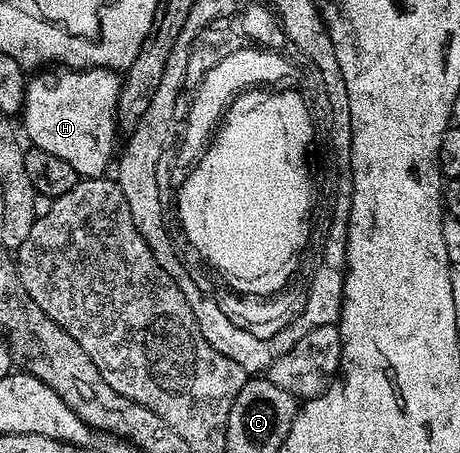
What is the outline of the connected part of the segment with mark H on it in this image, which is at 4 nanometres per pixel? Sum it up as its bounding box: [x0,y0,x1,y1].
[19,68,121,178]

